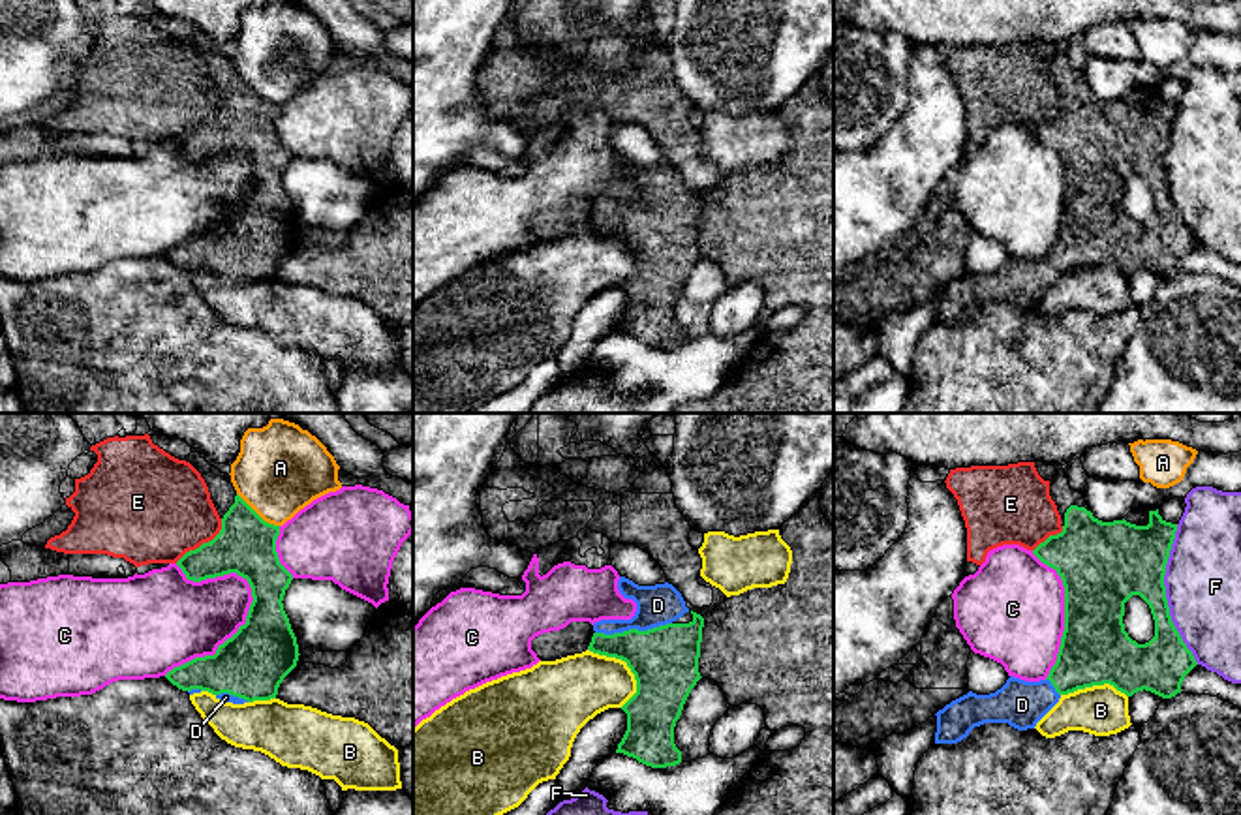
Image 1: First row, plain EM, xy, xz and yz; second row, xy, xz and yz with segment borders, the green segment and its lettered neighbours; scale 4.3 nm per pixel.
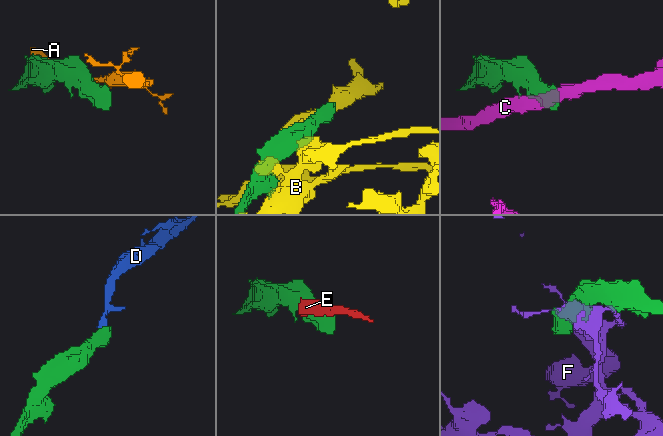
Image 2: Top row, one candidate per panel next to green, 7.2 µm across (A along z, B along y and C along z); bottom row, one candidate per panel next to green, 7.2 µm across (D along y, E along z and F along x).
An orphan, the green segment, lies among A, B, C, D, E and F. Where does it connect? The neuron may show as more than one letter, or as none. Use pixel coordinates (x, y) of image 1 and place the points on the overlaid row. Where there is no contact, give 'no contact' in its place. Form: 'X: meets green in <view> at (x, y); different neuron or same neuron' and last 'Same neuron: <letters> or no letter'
A: meets green in xy at (256, 513); different neuron
B: meets green in xz at (628, 665); different neuron
C: meets green in xy at (228, 639); different neuron
D: meets green in xz at (633, 630); same neuron
E: meets green in xy at (203, 543); different neuron
F: meets green in yz at (1164, 594); different neuron
Same neuron: D

